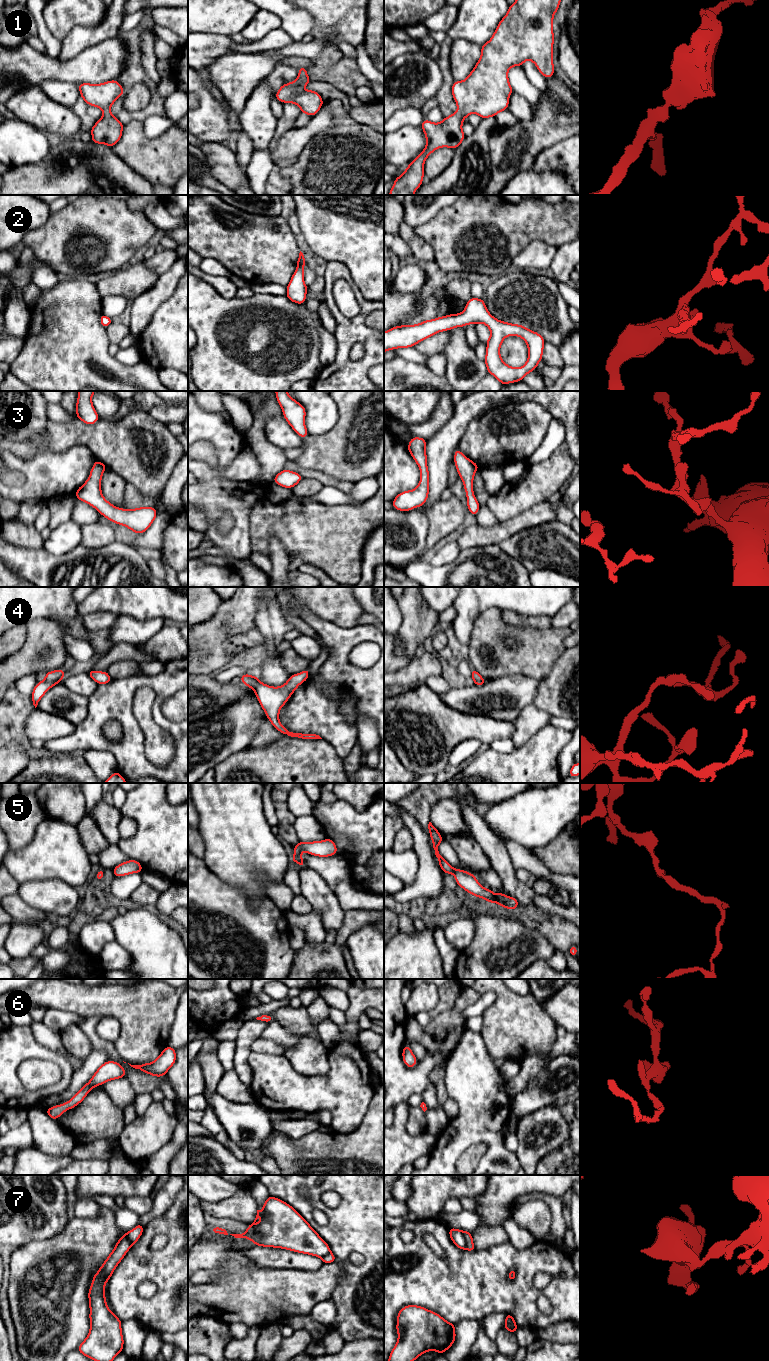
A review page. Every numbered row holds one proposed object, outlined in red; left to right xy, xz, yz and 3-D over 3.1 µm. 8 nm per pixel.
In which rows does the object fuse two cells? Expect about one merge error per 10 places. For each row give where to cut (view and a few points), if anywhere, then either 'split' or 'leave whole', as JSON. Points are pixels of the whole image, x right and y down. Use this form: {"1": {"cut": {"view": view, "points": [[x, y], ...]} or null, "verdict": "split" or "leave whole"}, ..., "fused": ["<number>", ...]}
{"1": {"cut": null, "verdict": "leave whole"}, "2": {"cut": null, "verdict": "leave whole"}, "3": {"cut": null, "verdict": "leave whole"}, "4": {"cut": null, "verdict": "leave whole"}, "5": {"cut": null, "verdict": "leave whole"}, "6": {"cut": null, "verdict": "leave whole"}, "7": {"cut": {"view": "yz", "points": [[462, 1231], [467, 1248]]}, "verdict": "split"}, "fused": ["7"]}

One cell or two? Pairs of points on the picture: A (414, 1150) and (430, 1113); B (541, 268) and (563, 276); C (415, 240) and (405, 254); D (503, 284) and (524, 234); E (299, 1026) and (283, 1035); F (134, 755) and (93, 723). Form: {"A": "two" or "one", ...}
{"A": "two", "B": "two", "C": "two", "D": "two", "E": "two", "F": "one"}

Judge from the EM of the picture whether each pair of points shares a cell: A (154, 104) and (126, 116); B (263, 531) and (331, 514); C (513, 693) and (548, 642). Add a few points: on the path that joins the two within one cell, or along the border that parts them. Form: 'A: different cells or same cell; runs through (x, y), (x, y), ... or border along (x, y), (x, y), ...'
A: same cell; runs through (147, 111), (141, 116), (133, 116)
B: same cell; runs through (280, 523), (314, 523)
C: different cells; border along (501, 676), (524, 674), (537, 678), (540, 681)

